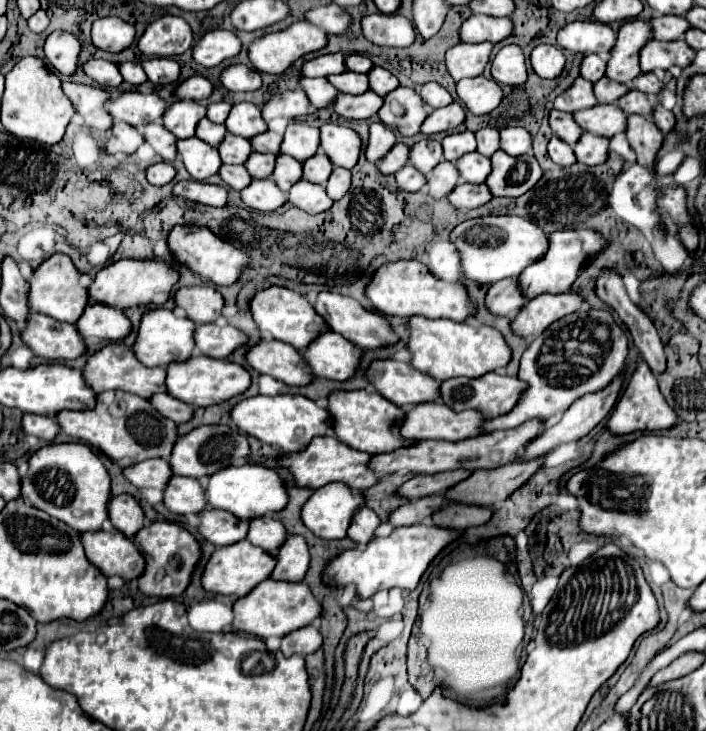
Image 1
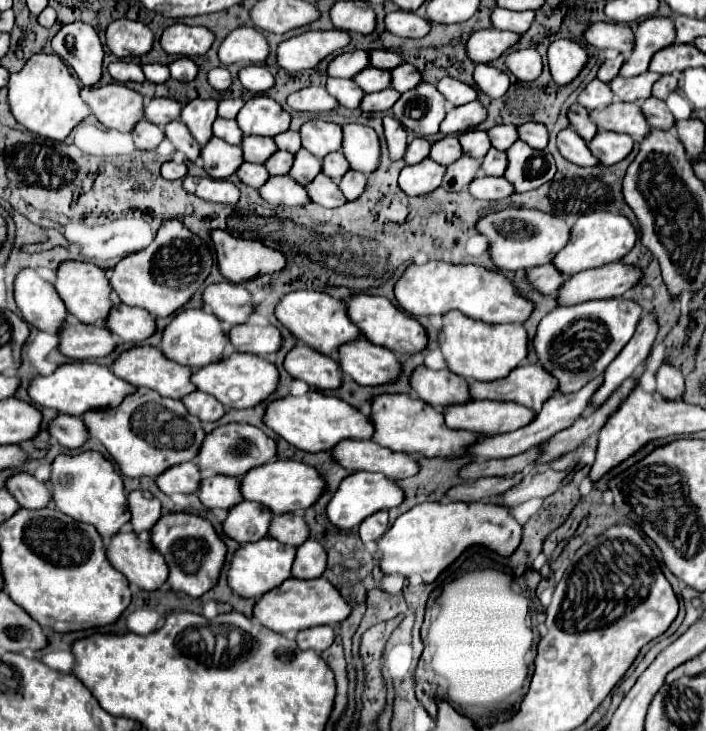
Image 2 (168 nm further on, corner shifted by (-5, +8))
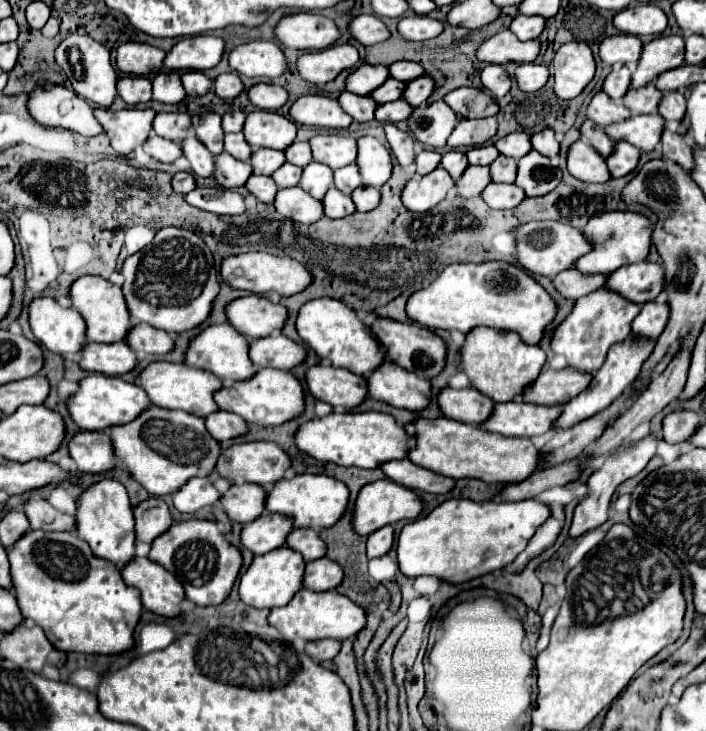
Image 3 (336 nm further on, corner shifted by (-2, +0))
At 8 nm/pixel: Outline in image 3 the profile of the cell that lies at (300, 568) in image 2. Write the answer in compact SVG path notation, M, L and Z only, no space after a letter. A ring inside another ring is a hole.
M328 557L316 559L306 565L306 575L304 575L304 587L312 591L330 591L340 585L344 579L344 573L336 561L330 561Z

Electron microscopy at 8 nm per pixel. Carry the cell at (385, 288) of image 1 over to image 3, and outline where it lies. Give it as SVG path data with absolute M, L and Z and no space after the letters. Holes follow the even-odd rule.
M486 261L480 265L448 265L428 289L416 291L408 299L406 313L412 321L428 329L458 329L466 335L474 327L496 327L516 331L526 343L538 345L546 327L554 321L558 305L534 277L522 271L522 267L506 261Z

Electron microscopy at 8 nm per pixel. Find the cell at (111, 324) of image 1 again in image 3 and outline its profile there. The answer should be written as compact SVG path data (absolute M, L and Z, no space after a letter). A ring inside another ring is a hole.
M146 323L134 325L126 337L126 343L136 353L146 353L146 355L164 355L174 349L174 339L170 337L170 333Z

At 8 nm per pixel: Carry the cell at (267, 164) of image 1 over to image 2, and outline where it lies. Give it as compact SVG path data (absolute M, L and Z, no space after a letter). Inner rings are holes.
M275 151L269 161L265 163L269 175L285 175L293 165L293 153L287 151Z

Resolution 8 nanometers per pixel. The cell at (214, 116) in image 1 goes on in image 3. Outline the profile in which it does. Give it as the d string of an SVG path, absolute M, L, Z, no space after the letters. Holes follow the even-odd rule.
M230 111L230 113L226 113L222 117L224 133L238 133L238 131L242 131L244 121L246 121L246 115L242 111Z

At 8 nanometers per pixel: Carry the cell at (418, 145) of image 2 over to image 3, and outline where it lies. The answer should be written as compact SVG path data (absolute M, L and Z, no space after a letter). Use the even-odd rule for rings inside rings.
M422 151L422 153L418 153L418 157L416 157L416 173L418 175L428 175L430 171L434 171L438 165L440 165L440 153L436 153L436 151Z

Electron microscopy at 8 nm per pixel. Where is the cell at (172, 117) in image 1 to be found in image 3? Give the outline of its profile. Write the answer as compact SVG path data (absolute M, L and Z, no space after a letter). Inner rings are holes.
M216 113L194 115L192 125L194 125L198 139L208 147L210 153L220 155L224 151L224 131L222 131L220 115L216 115Z

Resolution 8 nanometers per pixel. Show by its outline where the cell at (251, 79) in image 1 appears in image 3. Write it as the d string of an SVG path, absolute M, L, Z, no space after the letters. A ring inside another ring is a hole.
M270 83L254 85L248 91L248 95L250 95L252 105L256 105L262 111L276 111L276 109L280 109L288 101L288 91L284 87L270 85Z

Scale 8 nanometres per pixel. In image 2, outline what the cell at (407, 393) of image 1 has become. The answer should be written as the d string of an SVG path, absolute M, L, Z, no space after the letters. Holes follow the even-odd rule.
M419 365L413 369L409 377L411 391L431 407L445 407L453 403L463 403L469 401L469 391L467 391L467 381L447 369L433 371L425 365Z

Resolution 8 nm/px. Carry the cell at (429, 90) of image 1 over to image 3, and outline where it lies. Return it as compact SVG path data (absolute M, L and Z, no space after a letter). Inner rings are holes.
M460 87L444 97L444 101L452 107L452 111L460 119L478 119L478 117L490 117L500 111L496 99L488 95L482 89L474 87Z

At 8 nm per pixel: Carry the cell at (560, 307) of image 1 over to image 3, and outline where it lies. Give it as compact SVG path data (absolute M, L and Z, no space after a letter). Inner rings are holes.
M648 261L624 265L608 277L606 287L642 305L664 291L664 267Z

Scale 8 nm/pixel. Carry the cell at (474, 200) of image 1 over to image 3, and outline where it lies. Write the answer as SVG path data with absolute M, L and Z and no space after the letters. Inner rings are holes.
M490 183L490 185L484 189L482 199L484 199L486 205L492 207L492 209L514 209L514 207L518 207L518 205L526 199L526 193L524 193L518 185Z

